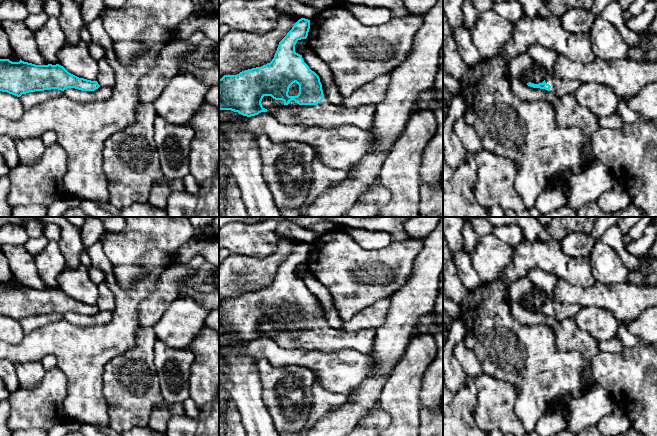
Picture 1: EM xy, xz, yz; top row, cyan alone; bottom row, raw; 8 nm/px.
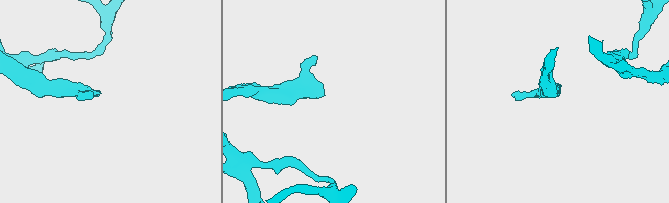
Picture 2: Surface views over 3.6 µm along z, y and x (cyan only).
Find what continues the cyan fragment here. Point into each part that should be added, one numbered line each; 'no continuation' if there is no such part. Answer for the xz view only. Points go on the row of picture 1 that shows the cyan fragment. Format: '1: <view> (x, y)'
1: xz (326, 115)

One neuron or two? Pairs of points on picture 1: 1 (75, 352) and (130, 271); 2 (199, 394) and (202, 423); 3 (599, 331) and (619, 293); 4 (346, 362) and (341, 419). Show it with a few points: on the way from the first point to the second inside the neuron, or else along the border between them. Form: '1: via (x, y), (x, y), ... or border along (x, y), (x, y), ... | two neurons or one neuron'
1: border along (111, 263), (117, 282), (124, 287), (142, 278) | two neurons
2: border along (208, 401), (199, 408) | two neurons
3: border along (586, 306), (606, 308), (619, 320) | two neurons
4: border along (367, 376), (359, 385), (349, 391) | two neurons

